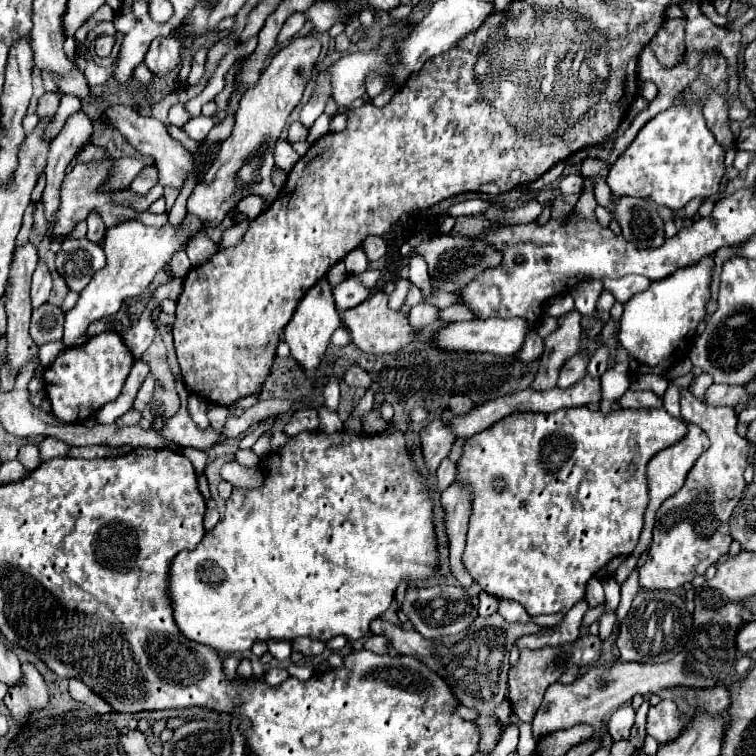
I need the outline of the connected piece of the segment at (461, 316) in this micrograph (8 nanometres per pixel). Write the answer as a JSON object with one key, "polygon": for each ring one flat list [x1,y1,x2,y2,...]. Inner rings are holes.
{"polygon":[[452,304,444,310,438,310,438,320,444,320,444,322,448,322,448,320,474,320,474,314,462,304]]}

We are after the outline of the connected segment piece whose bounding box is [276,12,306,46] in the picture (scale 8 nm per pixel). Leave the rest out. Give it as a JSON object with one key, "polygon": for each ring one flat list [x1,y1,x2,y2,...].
{"polygon":[[294,12,294,14,284,22,284,26,282,26,282,30,280,30,278,38,276,38,278,46,282,46,282,44,284,44,286,40,290,40,292,36,296,36,296,34,302,30,304,22,306,22,306,16,304,16,302,12]]}

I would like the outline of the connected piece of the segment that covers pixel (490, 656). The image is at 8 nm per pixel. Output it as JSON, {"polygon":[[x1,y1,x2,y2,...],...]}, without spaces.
{"polygon":[[492,614,488,618,478,616,472,622,472,626,468,630,462,630,460,634,426,640,416,630,408,632,408,630,396,628,396,624,390,624,380,618,372,620,369,625,369,629,374,634,386,636,388,642,394,646,394,650,398,650,398,654,416,656,424,664,430,664,432,670,436,670,438,674,442,674,442,678,446,678,446,682,450,682,450,686,452,686,456,698,462,702,462,706,470,706,480,712,480,718,476,720,476,724,480,726,480,732,482,732,482,742,478,748,480,752,482,750,490,752,496,746,496,738,502,730,502,726,498,724,498,720,492,714,498,706,498,686,500,684,496,684,496,680,508,680,510,648,520,634,532,634,538,628,540,626,536,626,532,622,526,624,524,628,520,628,518,624,508,624,500,614]]}

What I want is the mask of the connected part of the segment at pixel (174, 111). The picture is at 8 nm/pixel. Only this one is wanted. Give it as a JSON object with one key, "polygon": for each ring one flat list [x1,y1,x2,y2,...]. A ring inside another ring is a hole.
{"polygon":[[176,104,176,106,170,108,170,122,172,122,172,124,184,126,188,120,190,120,190,114,188,114,188,110,184,108,184,104]]}

